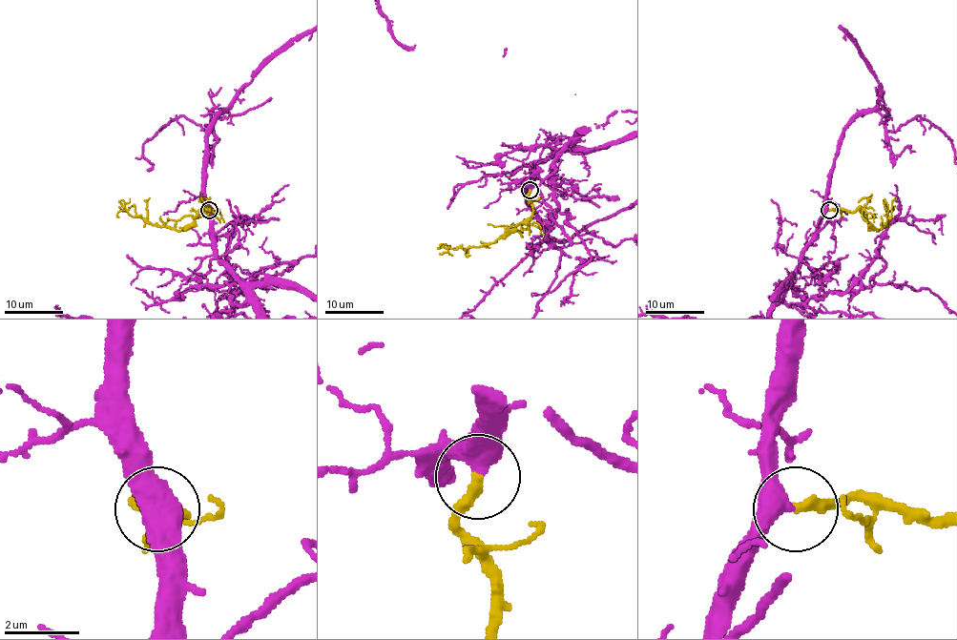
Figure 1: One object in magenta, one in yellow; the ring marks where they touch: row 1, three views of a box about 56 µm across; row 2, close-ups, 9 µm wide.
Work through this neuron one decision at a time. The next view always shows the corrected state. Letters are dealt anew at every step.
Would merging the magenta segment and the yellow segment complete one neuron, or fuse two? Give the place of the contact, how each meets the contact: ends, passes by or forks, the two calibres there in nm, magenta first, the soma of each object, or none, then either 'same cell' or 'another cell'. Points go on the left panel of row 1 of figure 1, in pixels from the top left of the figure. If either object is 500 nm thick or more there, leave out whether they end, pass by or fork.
(209, 210) | 550/300 nm | magenta none | yellow none | same cell

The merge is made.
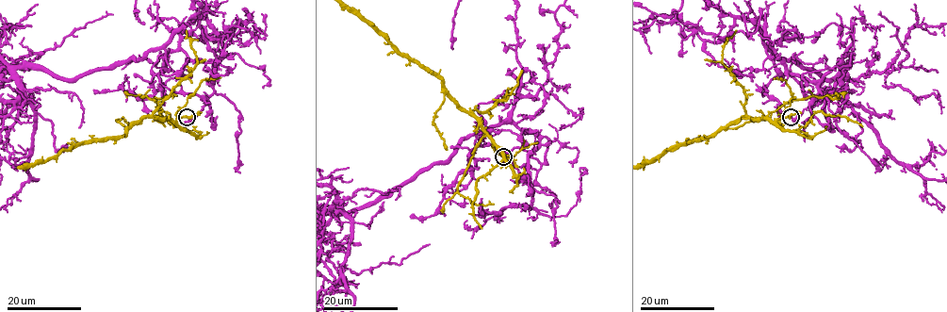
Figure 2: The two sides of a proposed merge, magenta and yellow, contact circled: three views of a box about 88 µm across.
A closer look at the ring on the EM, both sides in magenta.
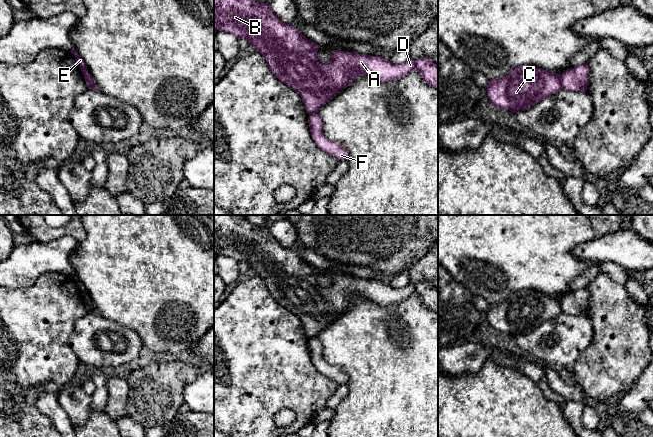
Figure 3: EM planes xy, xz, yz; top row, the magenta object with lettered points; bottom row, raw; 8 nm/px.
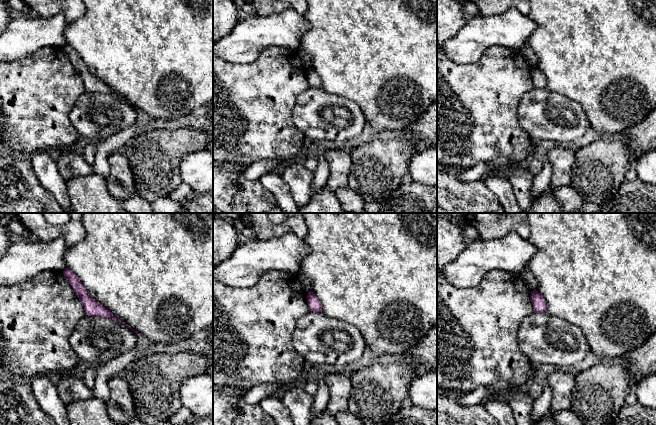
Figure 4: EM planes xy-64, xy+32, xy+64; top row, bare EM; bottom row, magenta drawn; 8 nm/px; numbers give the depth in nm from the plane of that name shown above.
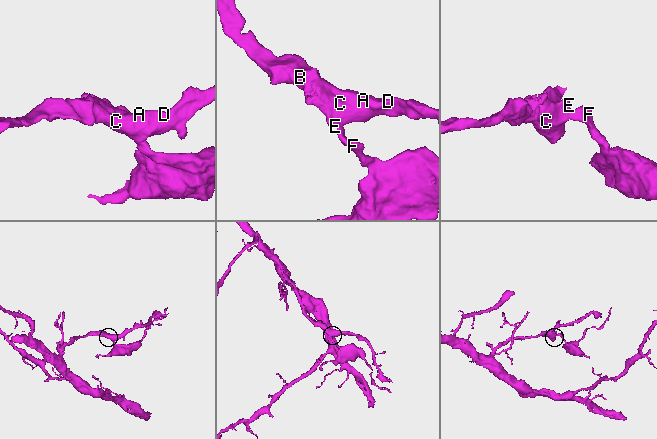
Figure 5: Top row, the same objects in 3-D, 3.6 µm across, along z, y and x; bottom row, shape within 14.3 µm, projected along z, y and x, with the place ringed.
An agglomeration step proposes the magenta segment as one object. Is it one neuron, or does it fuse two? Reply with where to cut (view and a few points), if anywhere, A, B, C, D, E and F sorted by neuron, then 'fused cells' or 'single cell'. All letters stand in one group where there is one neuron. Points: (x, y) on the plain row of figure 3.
yz (559, 299), (562, 312) | A B C D E / F | fused cells

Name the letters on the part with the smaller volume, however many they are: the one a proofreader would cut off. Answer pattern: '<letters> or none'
F

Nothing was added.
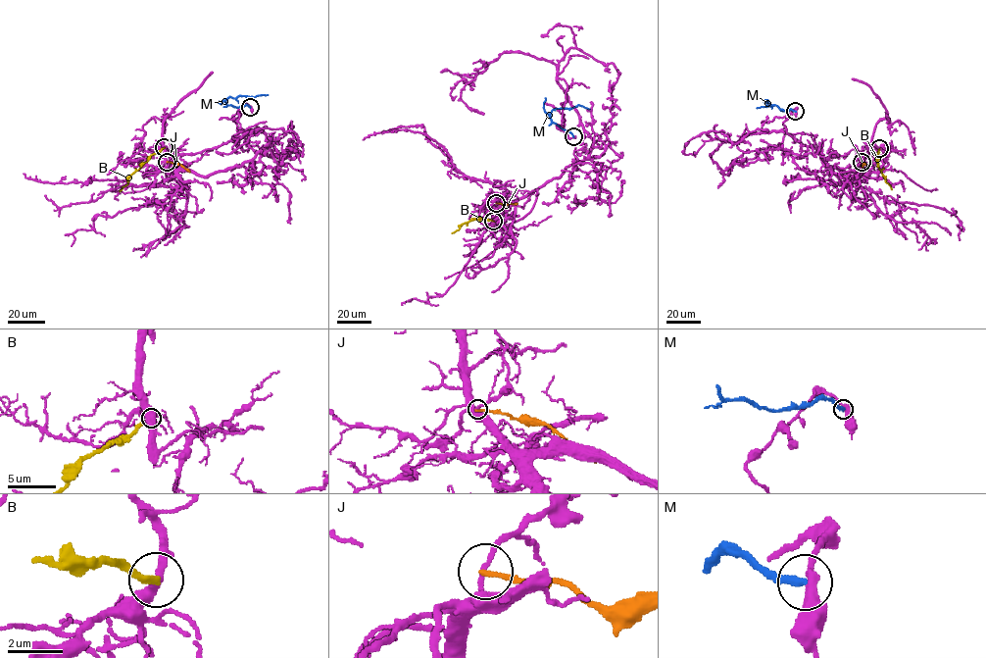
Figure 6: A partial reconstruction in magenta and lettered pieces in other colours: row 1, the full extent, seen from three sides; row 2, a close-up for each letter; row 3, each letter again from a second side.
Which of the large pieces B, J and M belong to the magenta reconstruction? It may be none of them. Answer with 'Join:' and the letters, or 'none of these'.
Join: none of these

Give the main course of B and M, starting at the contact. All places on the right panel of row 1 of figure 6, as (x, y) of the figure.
B: (879, 148), (877, 164), (892, 189)
M: (795, 111), (780, 109), (764, 101), (767, 99)

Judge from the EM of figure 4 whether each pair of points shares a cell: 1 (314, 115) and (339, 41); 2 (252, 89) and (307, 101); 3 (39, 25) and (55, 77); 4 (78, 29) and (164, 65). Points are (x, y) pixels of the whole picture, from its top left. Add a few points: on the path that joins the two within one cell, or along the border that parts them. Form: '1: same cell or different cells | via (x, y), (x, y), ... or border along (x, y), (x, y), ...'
1: different cells | border along (321, 86), (325, 90), (345, 98)
2: different cells | border along (310, 87), (297, 97), (292, 110), (293, 122)
3: different cells | border along (62, 47), (40, 47), (32, 54), (24, 57)
4: same cell | via (99, 36), (136, 37), (143, 44)

